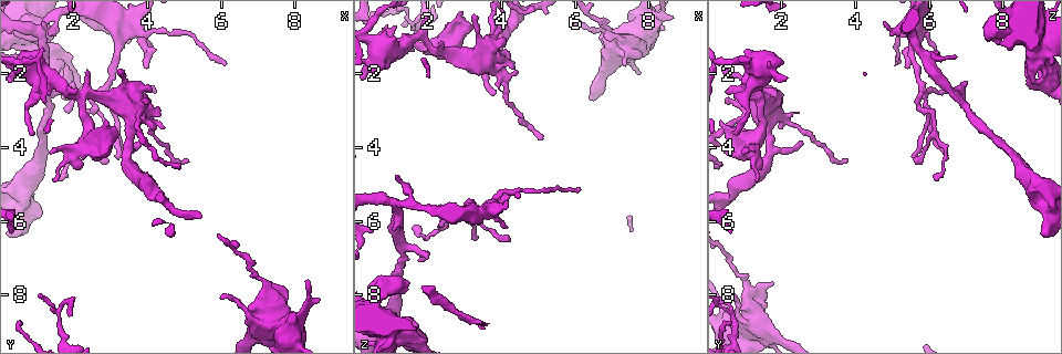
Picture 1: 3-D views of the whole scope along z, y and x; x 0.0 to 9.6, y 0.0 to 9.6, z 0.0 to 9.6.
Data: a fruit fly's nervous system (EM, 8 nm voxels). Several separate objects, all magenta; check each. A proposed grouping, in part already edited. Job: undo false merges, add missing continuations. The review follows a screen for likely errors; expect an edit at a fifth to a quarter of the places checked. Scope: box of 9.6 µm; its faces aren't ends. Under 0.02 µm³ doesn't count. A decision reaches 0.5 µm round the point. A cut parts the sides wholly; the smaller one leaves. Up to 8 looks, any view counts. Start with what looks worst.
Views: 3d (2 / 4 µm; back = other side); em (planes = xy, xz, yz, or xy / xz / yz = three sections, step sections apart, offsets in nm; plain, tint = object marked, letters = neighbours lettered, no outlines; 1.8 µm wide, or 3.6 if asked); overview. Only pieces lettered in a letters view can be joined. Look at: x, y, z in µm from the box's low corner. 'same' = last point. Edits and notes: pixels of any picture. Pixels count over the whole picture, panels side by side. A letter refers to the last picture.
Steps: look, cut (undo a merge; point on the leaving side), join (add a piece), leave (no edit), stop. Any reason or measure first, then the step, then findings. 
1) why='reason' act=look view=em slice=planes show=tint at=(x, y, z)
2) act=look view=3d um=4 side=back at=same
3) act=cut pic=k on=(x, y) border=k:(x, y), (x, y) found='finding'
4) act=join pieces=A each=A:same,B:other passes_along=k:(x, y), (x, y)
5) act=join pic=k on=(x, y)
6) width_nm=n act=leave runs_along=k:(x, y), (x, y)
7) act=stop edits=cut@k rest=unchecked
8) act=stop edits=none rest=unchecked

why='thick turns thin' act=look view=3d um=4 at=(7.40, 8.50, 1.25)

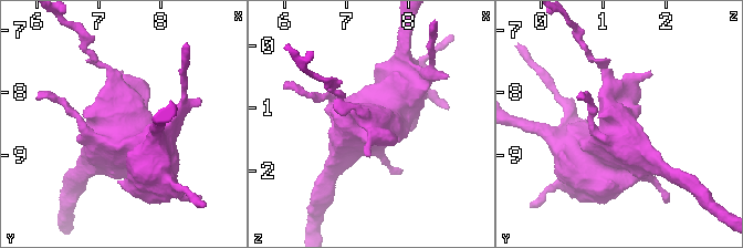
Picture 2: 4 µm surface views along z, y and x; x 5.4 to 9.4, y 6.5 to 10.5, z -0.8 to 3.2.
act=look view=em um=3.6 slice=planes show=letters at=(7.45, 8.45, 1.25)

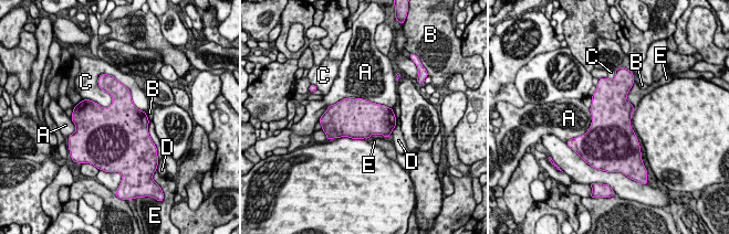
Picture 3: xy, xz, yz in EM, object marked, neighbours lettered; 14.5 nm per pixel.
act=leave each=A:other,B:other,C:other,D:other,E:other border=3:(120, 82), (145, 113) found='continuous, no second neuron'

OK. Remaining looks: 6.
why='calibre changes' act=look view=3d um=4 at=(3.75, 2.95, 1.30)

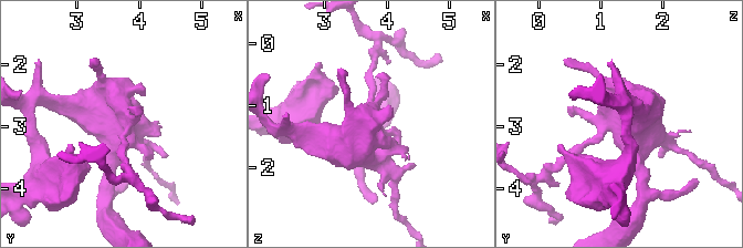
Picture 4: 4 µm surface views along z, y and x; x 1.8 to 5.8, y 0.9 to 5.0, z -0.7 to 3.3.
act=look view=em um=3.6 slice=xz step=4 show=tint at=(3.70, 3.00, 1.40)

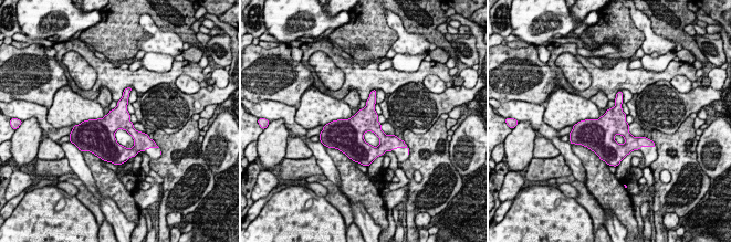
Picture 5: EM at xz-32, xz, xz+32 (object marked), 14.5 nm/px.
why='another direction' act=look view=em um=3.6 slice=planes show=letters at=same

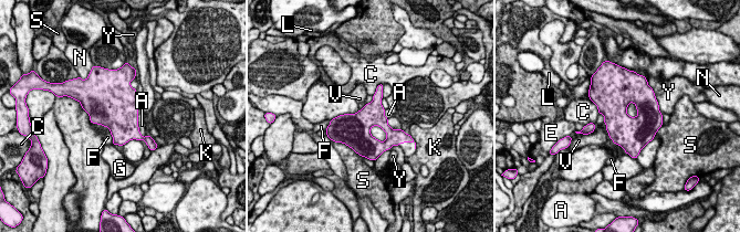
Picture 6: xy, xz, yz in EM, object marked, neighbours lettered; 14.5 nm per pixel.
width_nm=360 longest_contact=A:420nm act=leave each=A:other,C:other,E:other,F:other,G:other,K:other,L:other,N:other,S:other,V:other,Y:other found='continuous, no second neuron'

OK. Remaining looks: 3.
act=look view=3d um=2 at=(3.45, 1.15, 8.85)

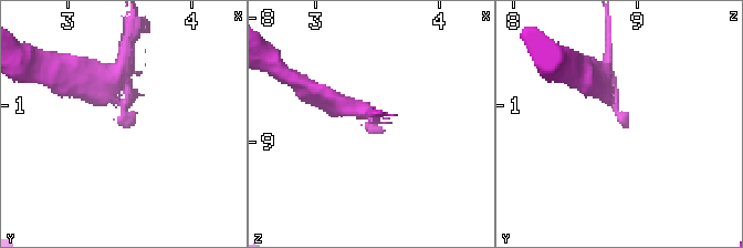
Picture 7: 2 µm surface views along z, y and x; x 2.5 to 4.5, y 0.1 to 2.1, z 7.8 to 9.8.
why='need the tissue' act=look view=em slice=planes show=letters at=(3.48, 1.16, 8.90)

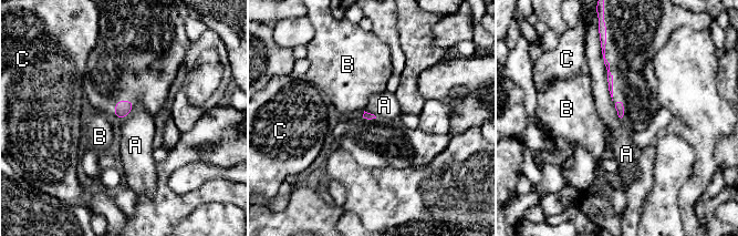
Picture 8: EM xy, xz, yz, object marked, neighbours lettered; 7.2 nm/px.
act=leave each=A:other,B:other,C:other border=8:(599, 41), (607, 90), (621, 119) found='no lettered piece goes on from it'

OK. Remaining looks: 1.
act=stop edits=none rest=unchecked

